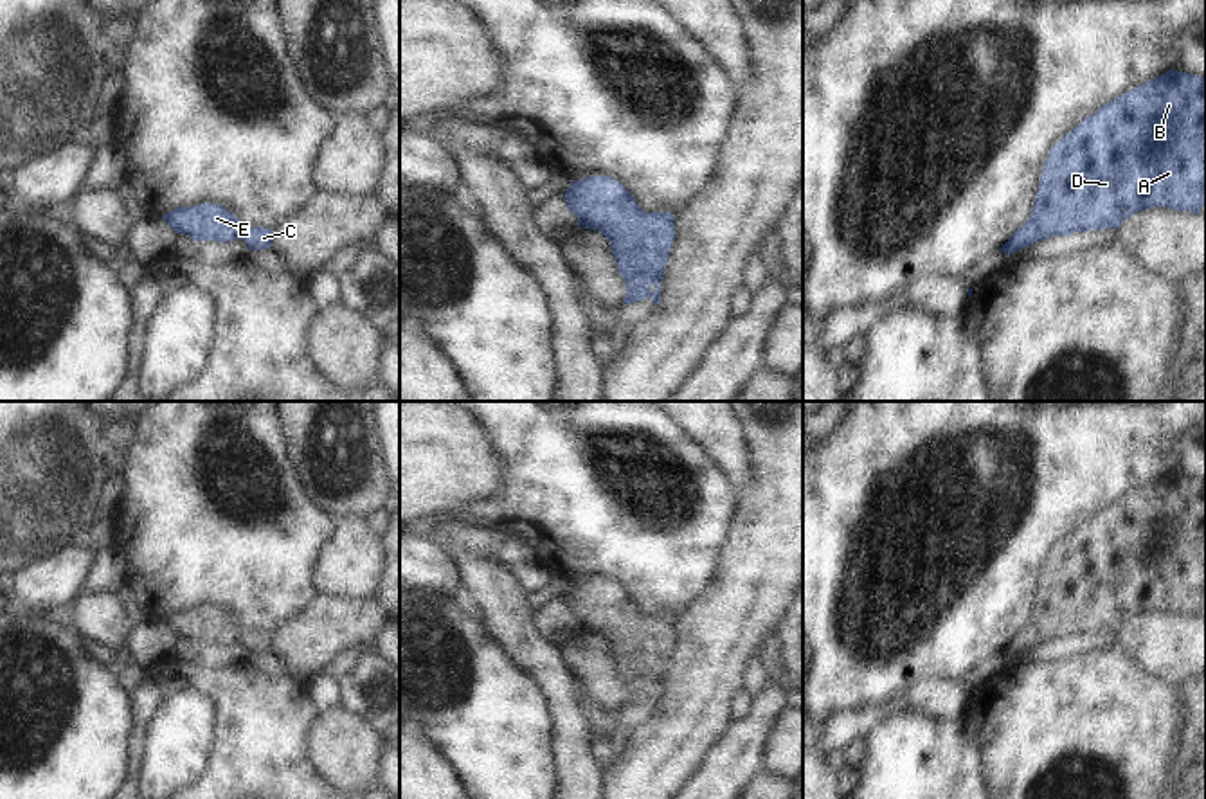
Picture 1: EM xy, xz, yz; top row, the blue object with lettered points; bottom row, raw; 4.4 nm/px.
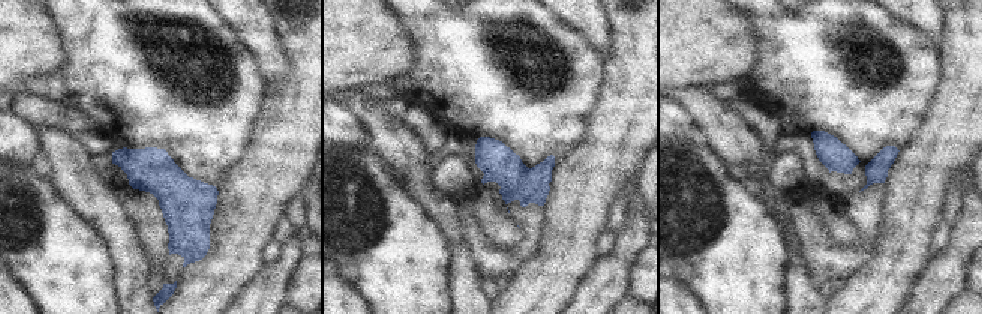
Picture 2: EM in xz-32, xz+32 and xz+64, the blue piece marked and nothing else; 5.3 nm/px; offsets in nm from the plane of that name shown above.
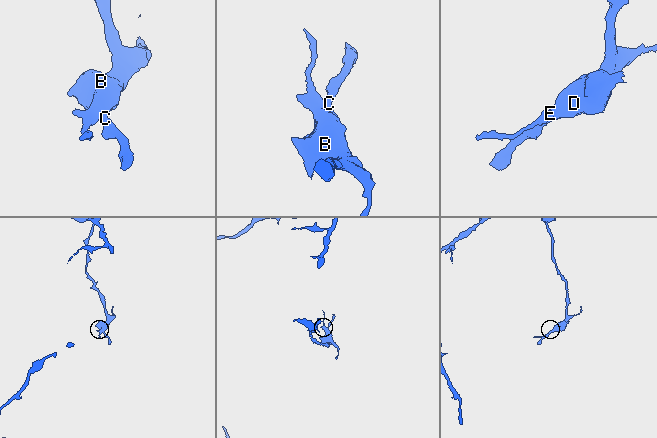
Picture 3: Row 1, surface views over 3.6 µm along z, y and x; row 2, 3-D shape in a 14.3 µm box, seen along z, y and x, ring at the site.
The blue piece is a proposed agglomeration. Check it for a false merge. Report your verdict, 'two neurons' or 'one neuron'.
one neuron

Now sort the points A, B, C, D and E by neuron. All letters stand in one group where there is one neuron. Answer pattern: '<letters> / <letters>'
A B C D E

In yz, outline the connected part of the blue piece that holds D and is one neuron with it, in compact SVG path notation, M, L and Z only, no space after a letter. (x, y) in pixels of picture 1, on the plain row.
M1168 473L1118 498L1085 520L1049 554L1033 612L1026 626L999 651L1010 660L1053 639L1071 639L1091 632L1118 632L1139 614L1168 610L1199 617L1206 606L1206 480Z

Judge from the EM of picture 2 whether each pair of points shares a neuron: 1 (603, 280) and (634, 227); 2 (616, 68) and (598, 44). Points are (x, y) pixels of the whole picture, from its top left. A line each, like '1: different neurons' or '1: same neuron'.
1: same neuron
2: different neurons

